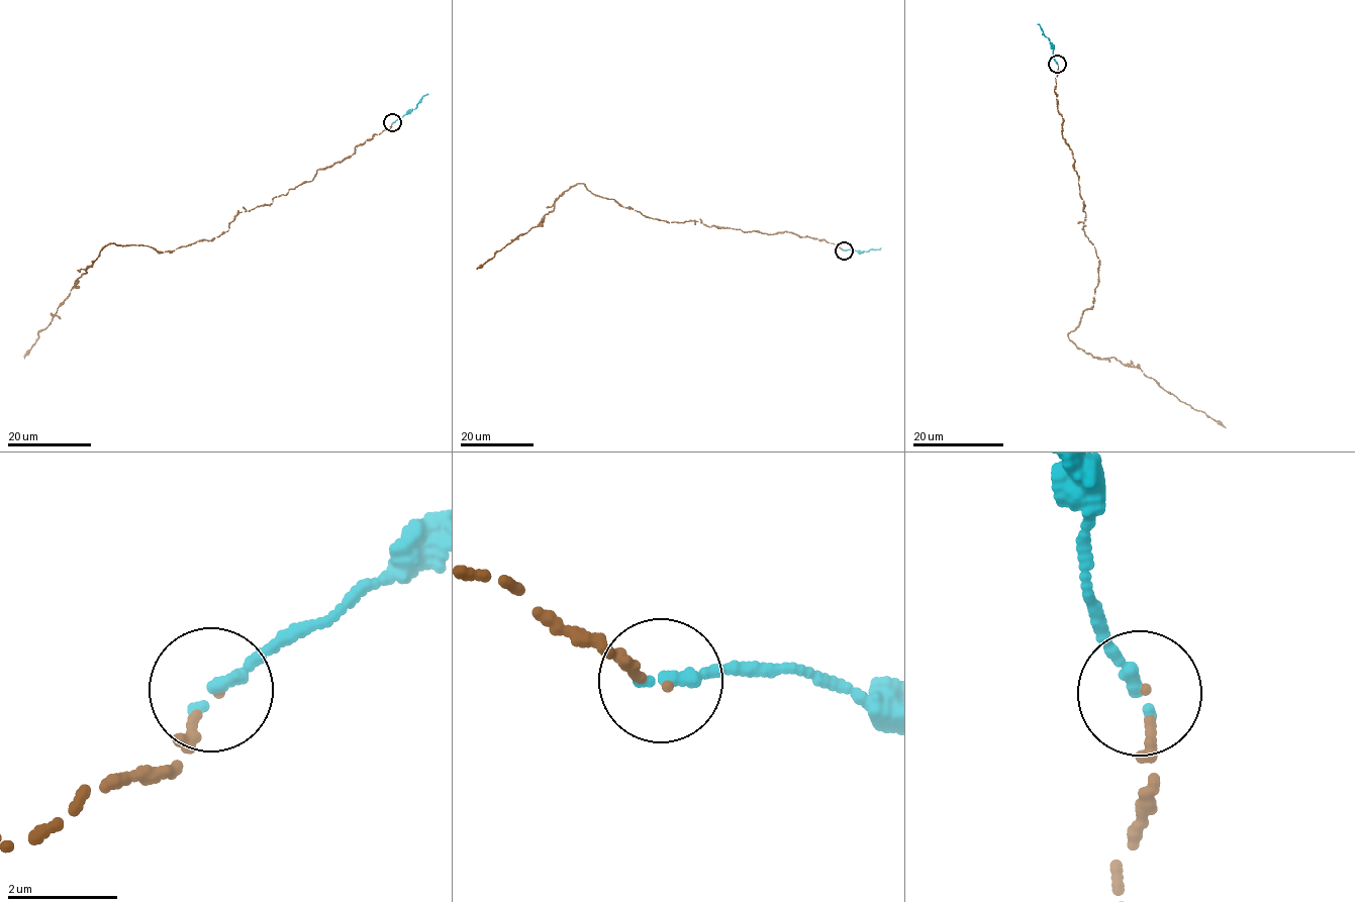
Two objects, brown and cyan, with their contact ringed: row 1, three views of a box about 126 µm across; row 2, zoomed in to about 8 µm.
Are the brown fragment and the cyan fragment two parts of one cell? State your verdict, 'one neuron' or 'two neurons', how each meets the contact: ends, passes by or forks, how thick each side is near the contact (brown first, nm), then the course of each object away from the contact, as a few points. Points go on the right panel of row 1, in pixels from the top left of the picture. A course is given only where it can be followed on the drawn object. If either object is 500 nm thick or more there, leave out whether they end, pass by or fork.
one neuron; brown ends; cyan ends; calibres 110 and 280 nm; course brown (1058, 64), (1061, 130), (1099, 263), (1093, 305), (1069, 338), (1140, 368), (1226, 427); course cyan (1057, 64), (1052, 44), (1038, 24)

